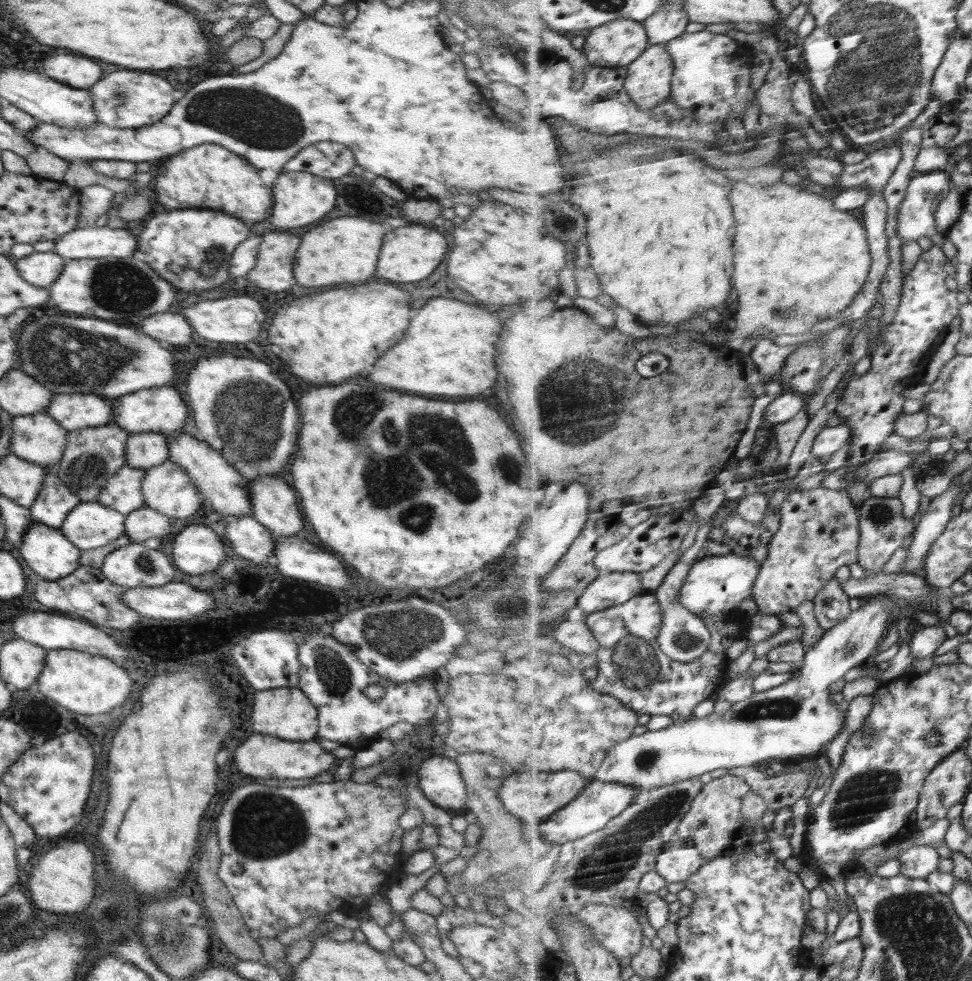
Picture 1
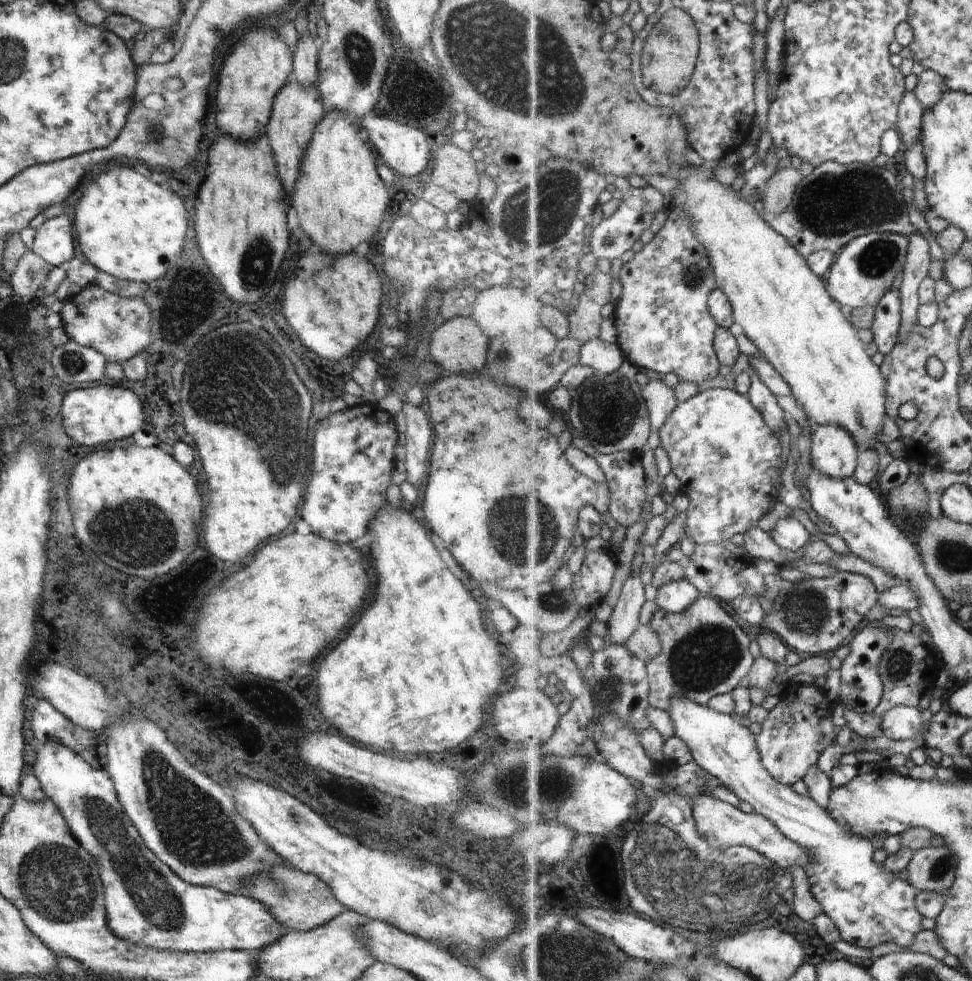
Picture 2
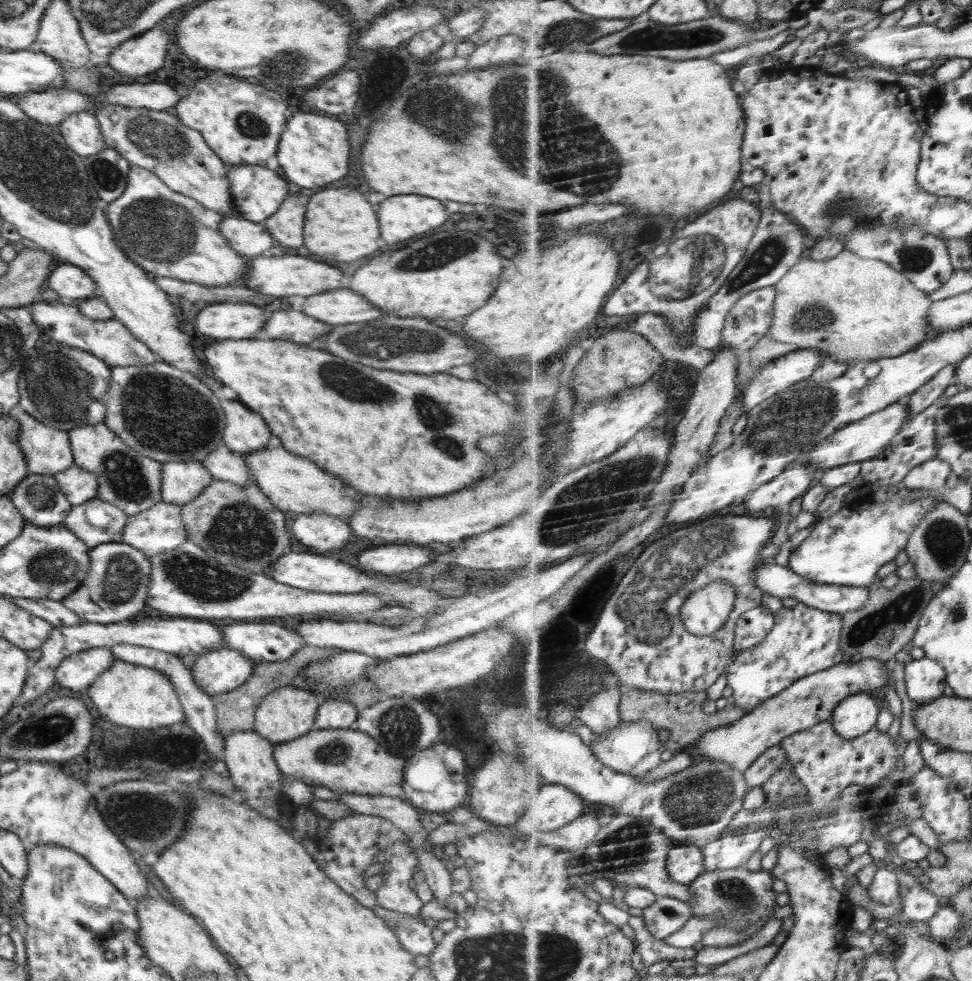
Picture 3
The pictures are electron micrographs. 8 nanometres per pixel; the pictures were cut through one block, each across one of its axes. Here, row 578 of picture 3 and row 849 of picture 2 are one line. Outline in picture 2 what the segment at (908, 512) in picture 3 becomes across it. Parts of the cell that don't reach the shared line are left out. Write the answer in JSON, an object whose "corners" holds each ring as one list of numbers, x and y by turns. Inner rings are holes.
{"corners":[[676,695,670,701,666,711,671,716,675,736,689,744,695,760,704,770,722,779,723,784,741,800,751,803,755,812,769,816,786,836,802,845,811,854,813,862,806,872,812,884,813,893,823,904,826,914,836,921,843,940,869,949,884,943,896,943,905,947,916,943,917,936,923,931,922,922,925,917,917,905,917,896,920,892,909,880,891,873,885,867,884,862,878,863,874,860,876,848,872,844,872,839,862,837,847,829,834,818,828,809,822,808,812,796,805,797,798,794,792,786,785,785,771,774,762,762,757,735,753,734,749,727,740,724,734,716,721,713,710,705,700,704,682,695]]}

